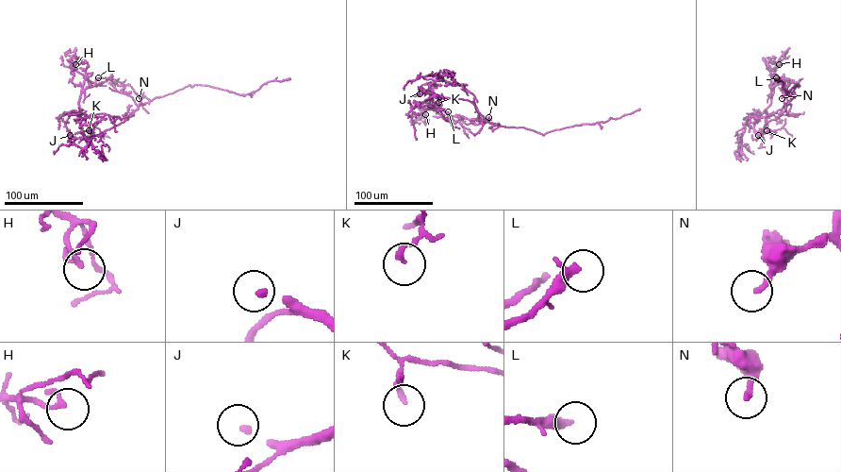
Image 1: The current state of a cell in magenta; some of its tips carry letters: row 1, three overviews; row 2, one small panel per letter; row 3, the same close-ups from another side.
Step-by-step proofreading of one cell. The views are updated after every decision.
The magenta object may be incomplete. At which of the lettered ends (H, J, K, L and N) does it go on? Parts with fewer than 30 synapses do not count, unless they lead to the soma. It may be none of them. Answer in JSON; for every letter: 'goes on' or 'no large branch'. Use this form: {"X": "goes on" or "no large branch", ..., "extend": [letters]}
{"H": "no large branch", "J": "goes on", "K": "no large branch", "L": "goes on", "N": "no large branch", "extend": ["J", "L"]}

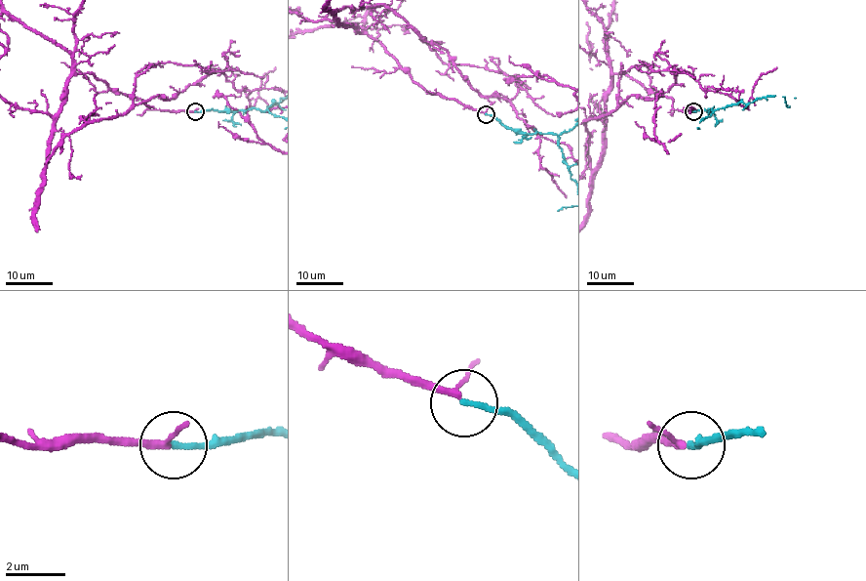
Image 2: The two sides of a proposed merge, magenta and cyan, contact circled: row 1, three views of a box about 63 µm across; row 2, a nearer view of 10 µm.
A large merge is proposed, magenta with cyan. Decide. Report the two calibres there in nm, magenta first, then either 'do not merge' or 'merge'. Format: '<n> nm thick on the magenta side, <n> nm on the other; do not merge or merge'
180 nm thick on the magenta side, 200 nm on the other; merge

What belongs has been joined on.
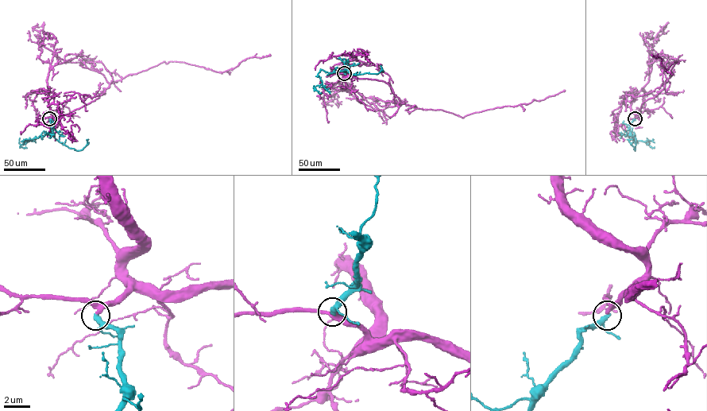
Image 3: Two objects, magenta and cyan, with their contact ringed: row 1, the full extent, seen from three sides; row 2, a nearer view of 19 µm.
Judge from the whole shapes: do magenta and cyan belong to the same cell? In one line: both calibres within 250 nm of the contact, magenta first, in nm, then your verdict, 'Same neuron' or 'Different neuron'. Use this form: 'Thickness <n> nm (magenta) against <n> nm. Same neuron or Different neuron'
Thickness 280 nm (magenta) against 280 nm. Same neuron

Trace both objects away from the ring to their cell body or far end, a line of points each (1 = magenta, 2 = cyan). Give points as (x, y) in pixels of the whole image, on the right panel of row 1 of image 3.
1: (635, 118), (644, 102), (664, 88), (671, 69), (678, 62), (674, 62), (666, 71), (661, 58), (651, 54)
2: (635, 118), (629, 126), (629, 130), (634, 137), (631, 139), (644, 141), (654, 148)

